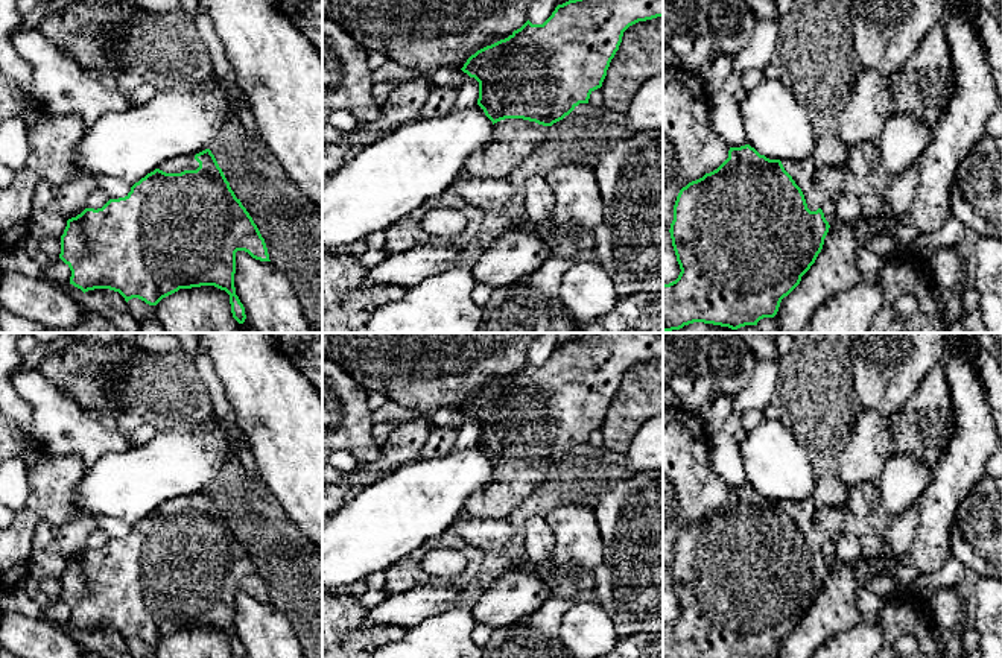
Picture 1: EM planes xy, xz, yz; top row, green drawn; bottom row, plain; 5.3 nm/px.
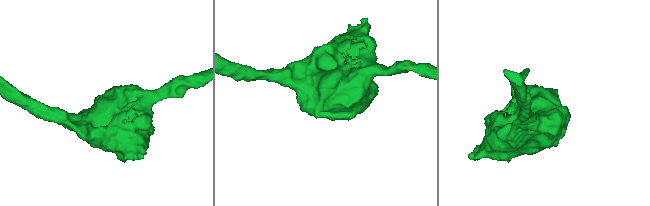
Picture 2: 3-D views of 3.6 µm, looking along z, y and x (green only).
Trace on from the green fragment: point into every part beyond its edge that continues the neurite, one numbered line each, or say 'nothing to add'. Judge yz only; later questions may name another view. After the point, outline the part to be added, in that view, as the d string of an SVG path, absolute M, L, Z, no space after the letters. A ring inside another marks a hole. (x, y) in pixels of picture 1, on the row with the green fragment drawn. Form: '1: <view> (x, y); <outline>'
1: yz (820, 183); M818 160L782 161L785 170L801 188L804 199L821 208L826 202L844 198L844 178L847 167L824 164Z

